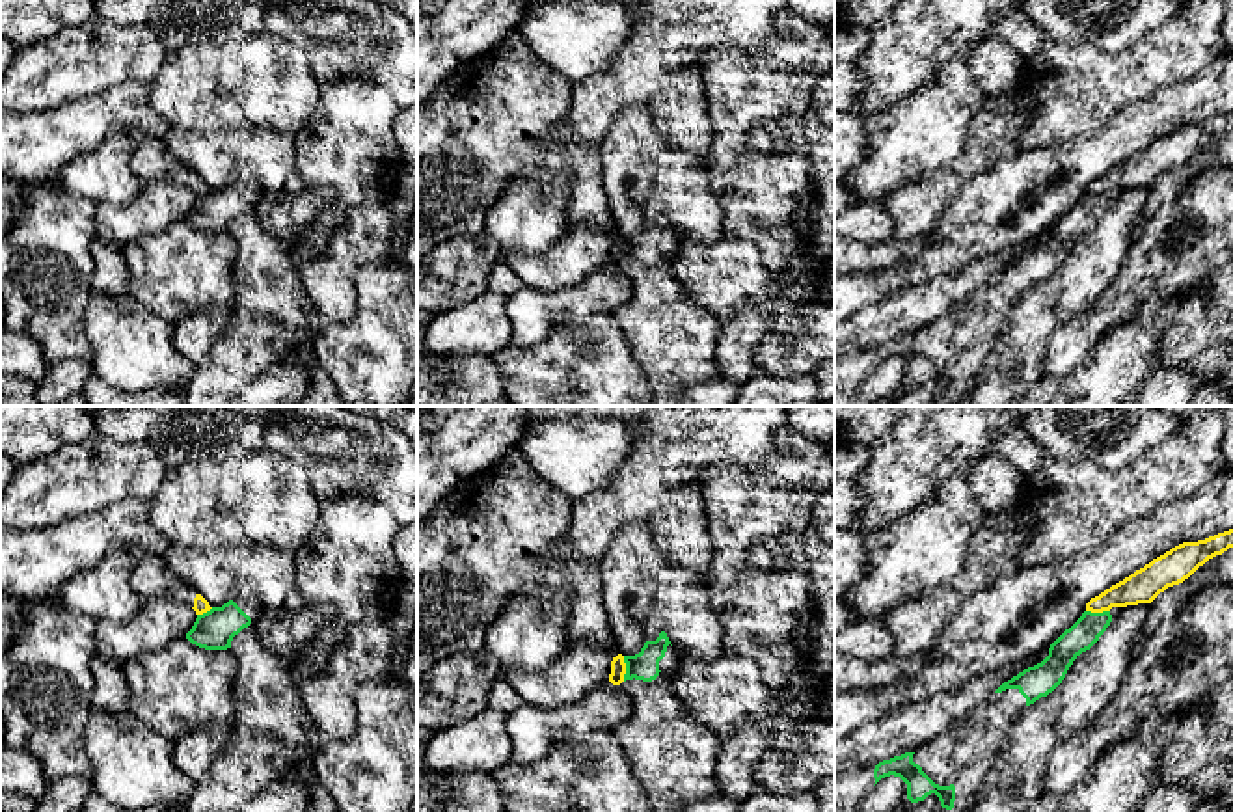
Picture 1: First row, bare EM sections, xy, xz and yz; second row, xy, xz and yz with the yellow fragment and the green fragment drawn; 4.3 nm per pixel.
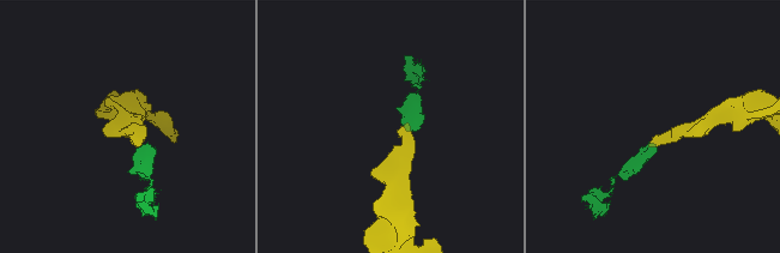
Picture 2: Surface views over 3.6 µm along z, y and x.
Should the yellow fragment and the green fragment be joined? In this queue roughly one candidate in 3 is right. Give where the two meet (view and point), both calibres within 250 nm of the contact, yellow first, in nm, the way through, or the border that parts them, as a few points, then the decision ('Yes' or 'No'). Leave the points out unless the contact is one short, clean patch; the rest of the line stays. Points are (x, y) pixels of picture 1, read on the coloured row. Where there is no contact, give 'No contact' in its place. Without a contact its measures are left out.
Touches yellow at xz (624, 669). Thickness 60 nm (yellow) against 130 nm. No

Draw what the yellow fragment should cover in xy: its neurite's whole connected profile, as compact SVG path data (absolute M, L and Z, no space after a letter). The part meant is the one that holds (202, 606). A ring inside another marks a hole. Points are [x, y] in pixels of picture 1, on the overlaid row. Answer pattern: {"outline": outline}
{"outline": "M158 555L138 559L129 583L142 600L171 598L192 607L196 615L212 609L209 602L184 583Z"}

